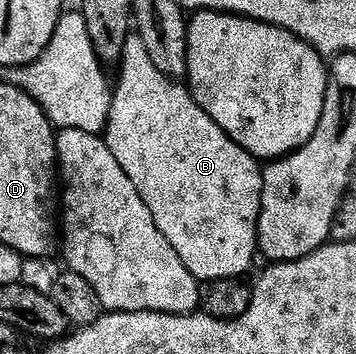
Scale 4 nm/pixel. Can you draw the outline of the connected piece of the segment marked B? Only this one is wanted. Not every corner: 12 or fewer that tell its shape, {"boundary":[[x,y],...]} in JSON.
{"boundary":[[140,37],[103,138],[202,284],[259,255],[263,167]]}

